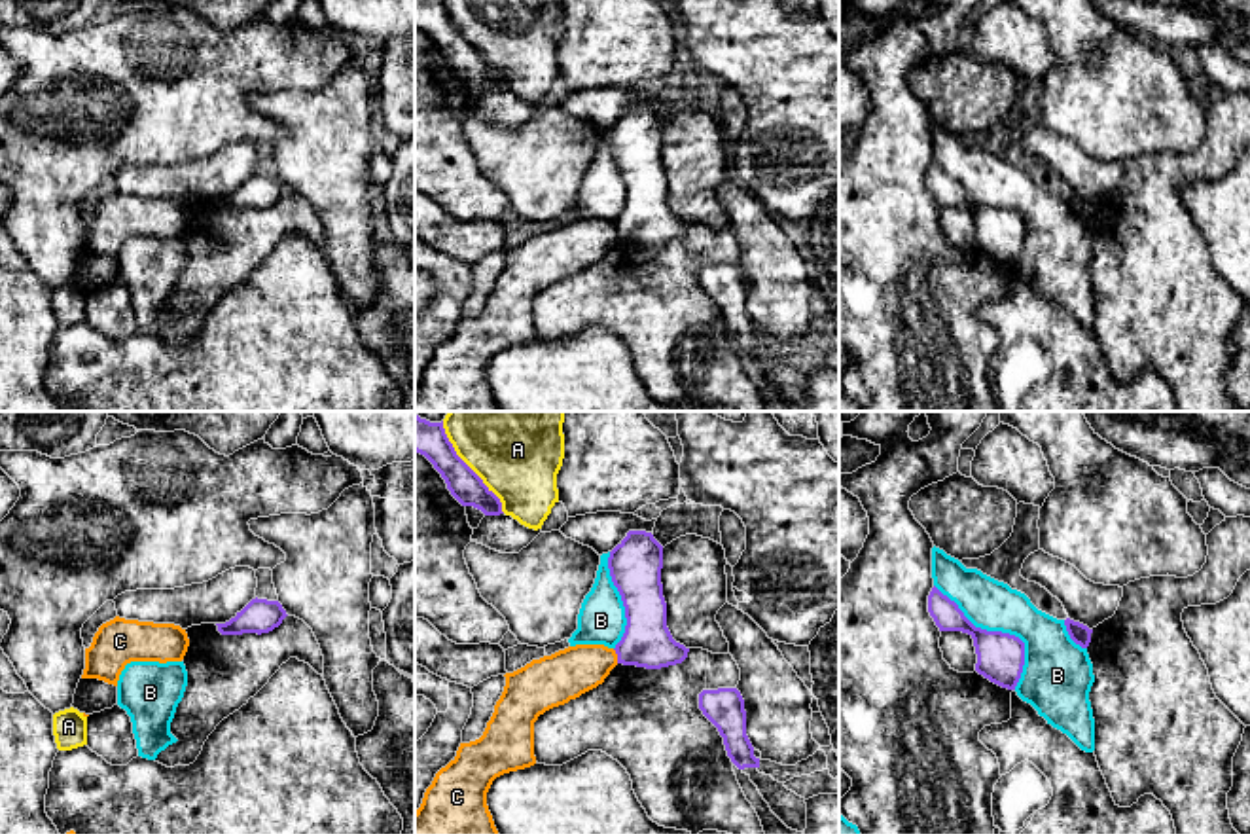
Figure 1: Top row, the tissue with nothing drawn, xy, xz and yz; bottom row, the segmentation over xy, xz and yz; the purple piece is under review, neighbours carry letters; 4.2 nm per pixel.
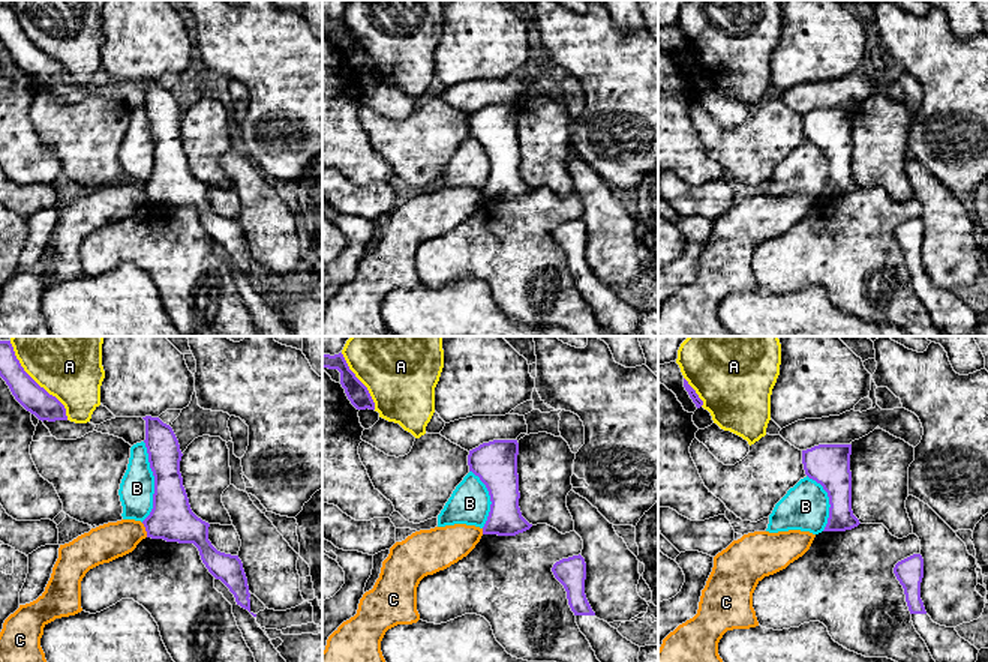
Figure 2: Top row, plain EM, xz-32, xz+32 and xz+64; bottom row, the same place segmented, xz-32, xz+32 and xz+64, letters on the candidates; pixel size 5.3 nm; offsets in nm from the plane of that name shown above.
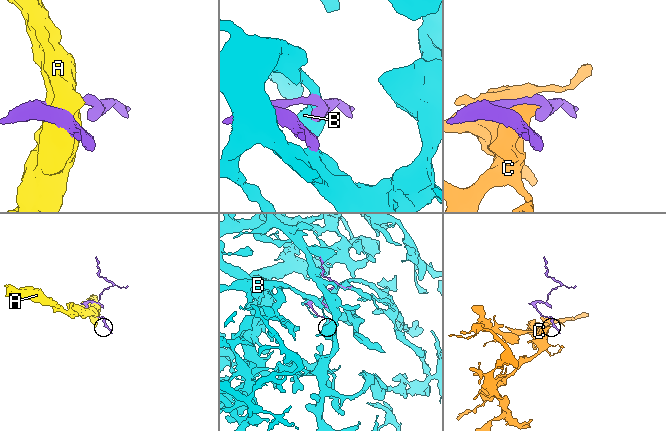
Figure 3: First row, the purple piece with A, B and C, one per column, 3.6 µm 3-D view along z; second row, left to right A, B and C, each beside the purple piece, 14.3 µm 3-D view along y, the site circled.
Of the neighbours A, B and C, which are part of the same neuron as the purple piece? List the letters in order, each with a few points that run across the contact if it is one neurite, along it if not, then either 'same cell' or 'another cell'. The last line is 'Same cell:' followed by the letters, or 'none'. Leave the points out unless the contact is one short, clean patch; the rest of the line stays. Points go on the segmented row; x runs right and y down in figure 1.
A: another cell
B: another cell
C: xz (612, 649), (618, 662) | another cell
Same cell: none

